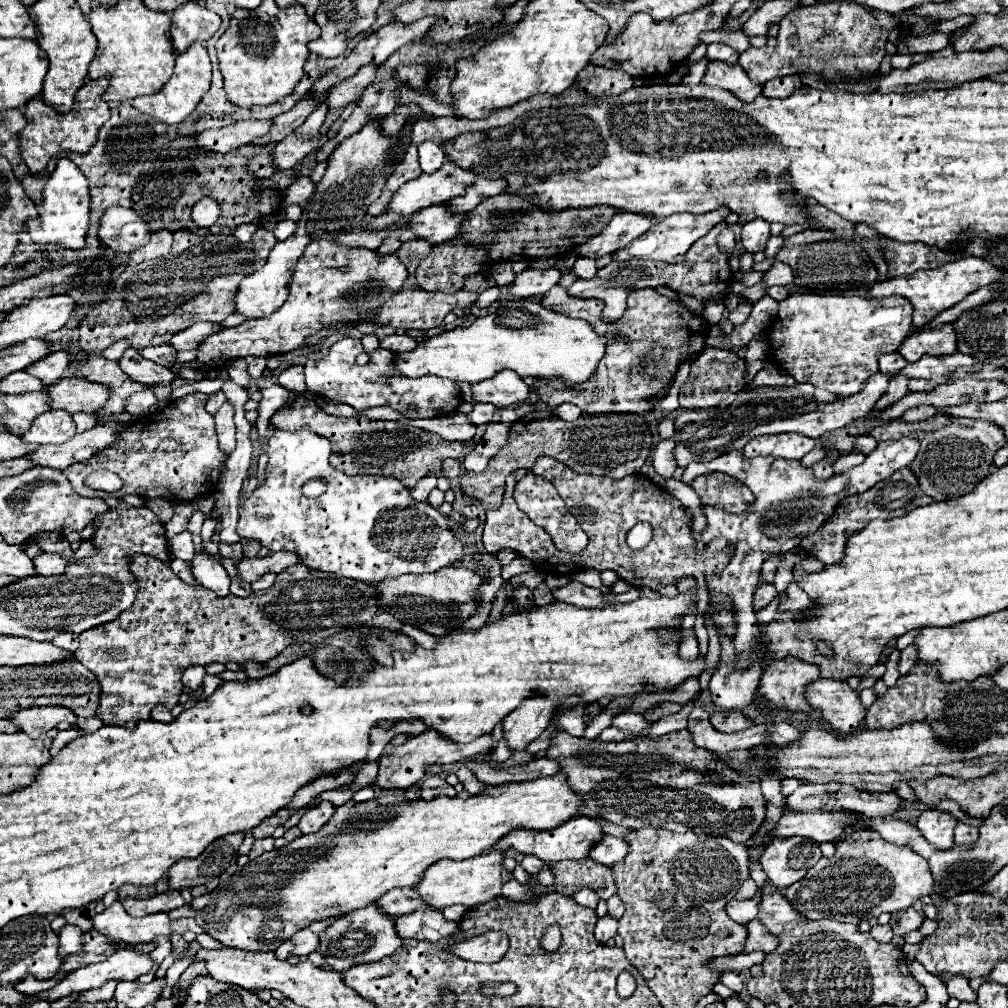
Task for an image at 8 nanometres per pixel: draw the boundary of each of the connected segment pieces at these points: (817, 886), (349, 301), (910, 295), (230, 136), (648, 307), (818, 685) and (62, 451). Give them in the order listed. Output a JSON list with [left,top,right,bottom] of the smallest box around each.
[[785,830,933,924],[195,240,407,370],[867,256,1003,328],[195,120,271,154],[535,286,711,416],[805,678,867,734],[27,412,131,470]]

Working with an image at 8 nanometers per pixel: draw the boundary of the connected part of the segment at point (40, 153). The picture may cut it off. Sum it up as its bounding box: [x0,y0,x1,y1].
[19,78,111,174]

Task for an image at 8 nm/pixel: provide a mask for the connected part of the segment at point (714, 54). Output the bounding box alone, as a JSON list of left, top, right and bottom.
[707,42,739,64]

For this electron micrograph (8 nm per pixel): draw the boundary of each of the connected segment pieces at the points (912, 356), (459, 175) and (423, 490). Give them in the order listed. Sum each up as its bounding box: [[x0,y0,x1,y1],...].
[[899,324,957,362],[363,162,475,230],[411,476,437,502]]

